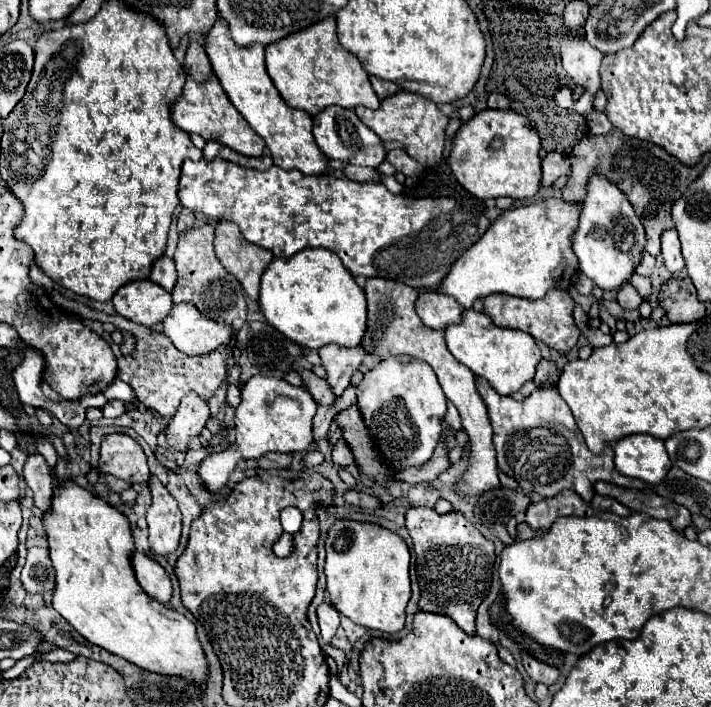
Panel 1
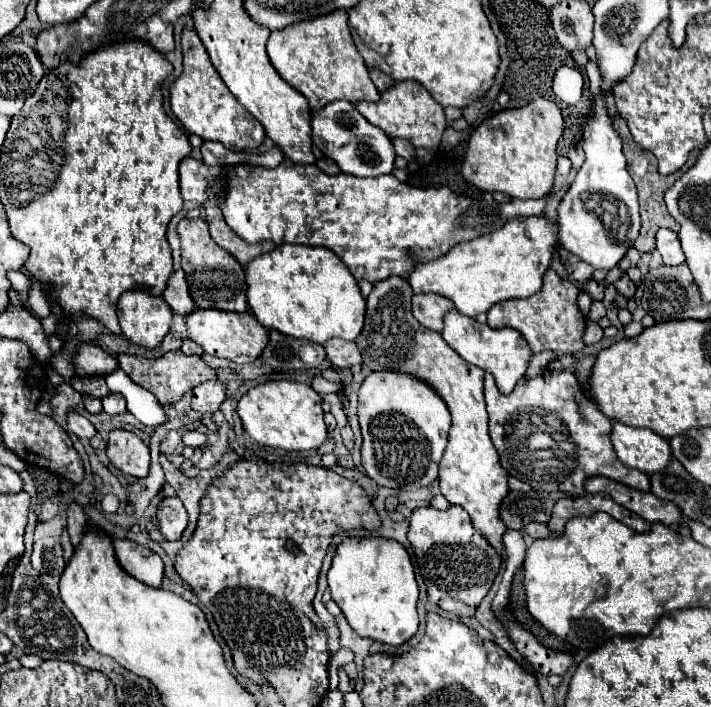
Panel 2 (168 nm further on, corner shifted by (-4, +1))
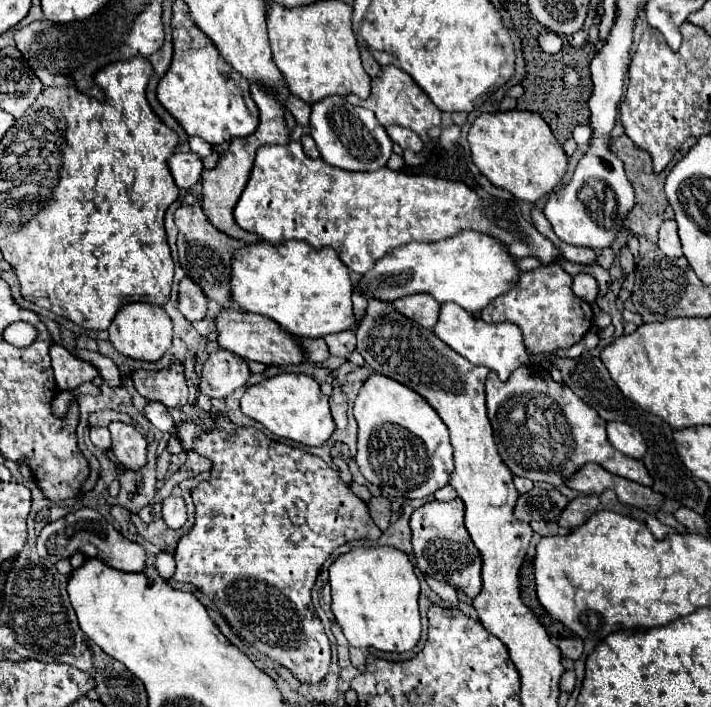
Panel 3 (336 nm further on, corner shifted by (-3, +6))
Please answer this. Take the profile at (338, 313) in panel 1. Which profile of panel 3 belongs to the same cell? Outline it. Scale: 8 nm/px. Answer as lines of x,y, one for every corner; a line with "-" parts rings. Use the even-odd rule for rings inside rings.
301,240
279,244
259,242
233,256
231,296
245,310
275,320
285,332
299,338
323,338
357,326
353,314
353,280
333,248
315,250

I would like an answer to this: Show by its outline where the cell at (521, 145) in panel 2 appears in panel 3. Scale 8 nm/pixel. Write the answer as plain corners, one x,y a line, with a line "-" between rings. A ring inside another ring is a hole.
527,110
485,112
475,118
469,130
471,158
479,172
497,188
509,190
515,198
537,202
553,192
567,170
567,156
555,140
549,124

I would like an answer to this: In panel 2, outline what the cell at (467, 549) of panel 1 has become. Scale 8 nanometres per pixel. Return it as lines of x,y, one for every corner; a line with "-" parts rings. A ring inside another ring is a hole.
432,505
414,509
408,541
428,587
428,601
464,619
472,617
500,571
500,555
480,533
476,533
468,513
460,507
450,507
448,511
438,511

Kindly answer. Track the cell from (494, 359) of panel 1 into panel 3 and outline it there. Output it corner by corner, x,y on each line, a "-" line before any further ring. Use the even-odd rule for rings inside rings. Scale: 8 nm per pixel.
447,302
441,306
441,316
433,332
437,334
437,338
441,338
447,346
451,346
457,354
467,358
471,364
487,366
489,370
495,370
503,382
511,376
513,370
529,362
529,354
527,354
527,348
523,344
523,336
517,324
511,324
511,322
487,324
453,302

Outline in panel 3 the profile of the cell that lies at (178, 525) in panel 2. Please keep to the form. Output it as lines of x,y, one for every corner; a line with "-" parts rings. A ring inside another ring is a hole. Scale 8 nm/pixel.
179,496
165,498
161,514
163,514
163,520
165,520
165,524
169,528
173,528
173,530
181,528
185,524
185,520
187,520
187,510
185,510
183,498
179,498

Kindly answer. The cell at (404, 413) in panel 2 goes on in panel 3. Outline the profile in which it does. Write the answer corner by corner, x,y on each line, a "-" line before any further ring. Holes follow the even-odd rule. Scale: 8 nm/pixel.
371,374
357,394
353,414
358,424
355,460
367,482
395,498
427,498
447,484
453,468
447,426
423,396
387,376

